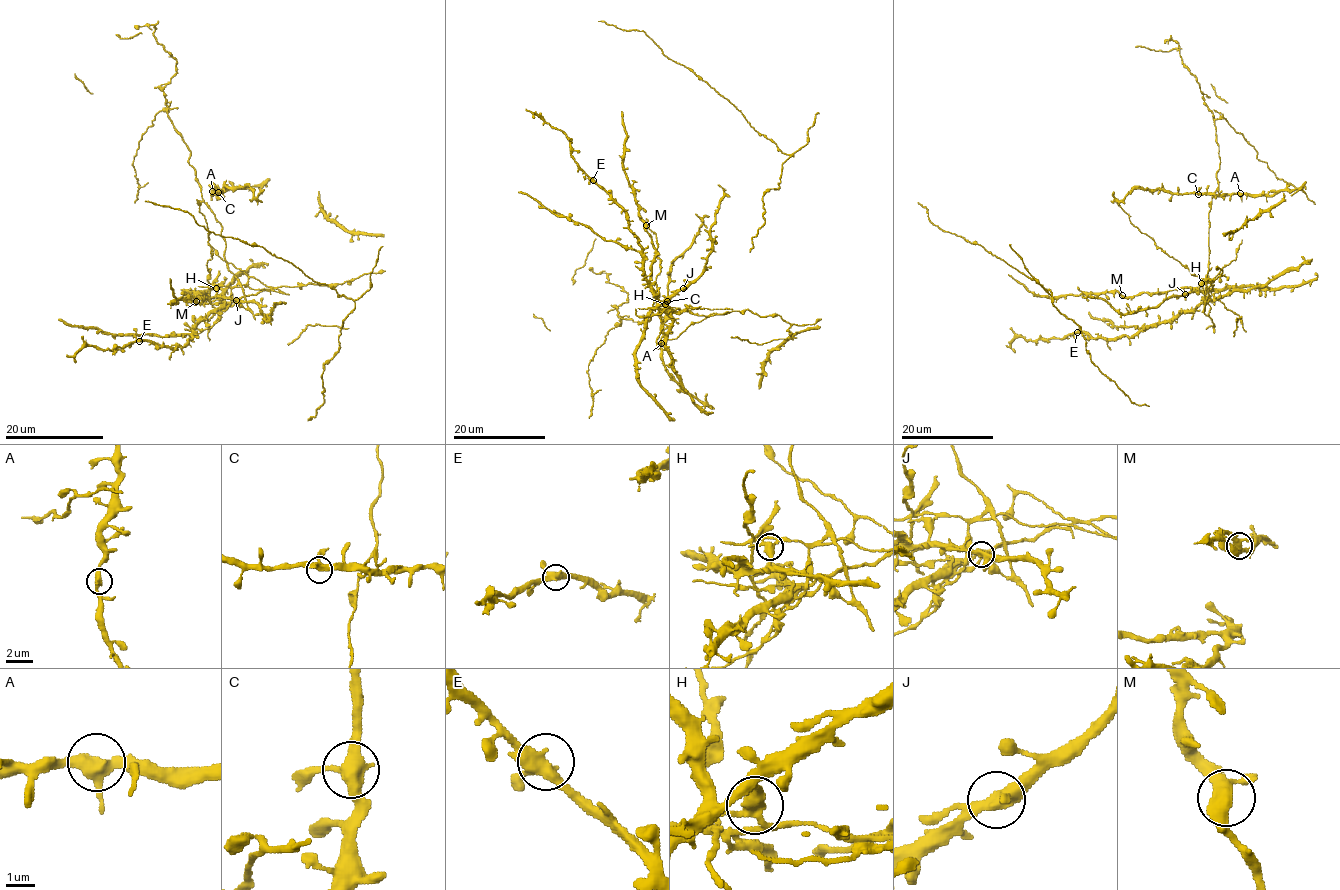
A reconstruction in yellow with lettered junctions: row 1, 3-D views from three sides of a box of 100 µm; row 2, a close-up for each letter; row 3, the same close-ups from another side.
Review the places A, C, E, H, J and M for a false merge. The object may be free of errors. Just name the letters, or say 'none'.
H

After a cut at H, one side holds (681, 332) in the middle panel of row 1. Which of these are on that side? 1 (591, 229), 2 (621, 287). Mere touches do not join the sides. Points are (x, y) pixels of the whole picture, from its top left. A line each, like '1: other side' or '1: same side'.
1: other side
2: same side

